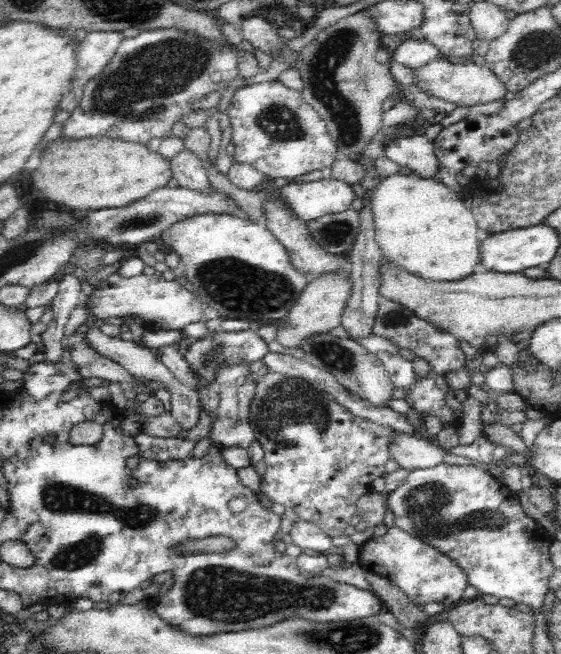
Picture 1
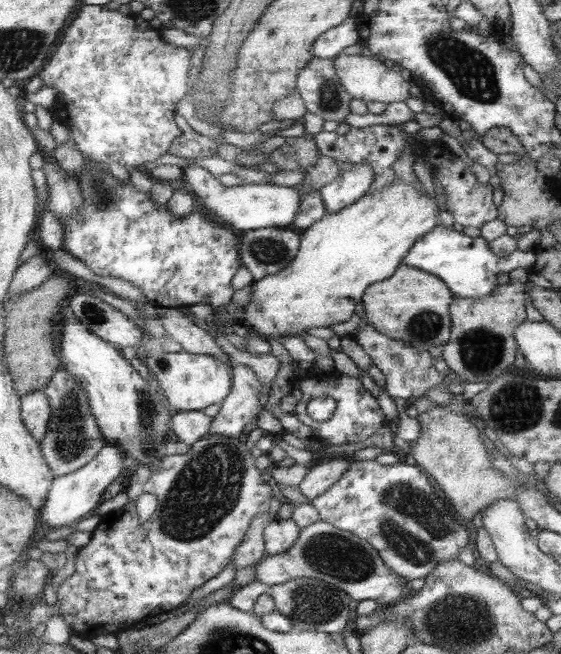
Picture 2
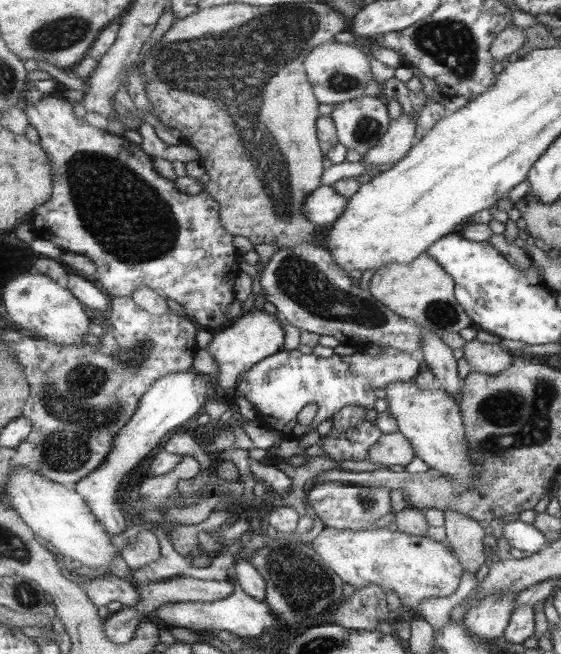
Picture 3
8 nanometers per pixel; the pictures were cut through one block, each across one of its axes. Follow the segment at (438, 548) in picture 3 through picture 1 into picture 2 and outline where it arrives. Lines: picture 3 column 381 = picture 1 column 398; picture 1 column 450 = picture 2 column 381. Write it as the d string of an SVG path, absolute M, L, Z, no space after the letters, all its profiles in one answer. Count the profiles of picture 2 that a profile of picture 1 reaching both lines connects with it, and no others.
M325 520L303 528L301 538L289 552L263 558L263 562L255 566L255 574L257 582L265 582L269 586L281 586L299 578L321 580L329 586L347 590L349 596L357 602L375 600L383 608L407 600L415 594L413 590L405 588L407 580L403 580L401 576L397 576L397 572L385 566L385 558L381 558L379 550L371 542L363 540L361 536L355 536L353 532L341 530Z

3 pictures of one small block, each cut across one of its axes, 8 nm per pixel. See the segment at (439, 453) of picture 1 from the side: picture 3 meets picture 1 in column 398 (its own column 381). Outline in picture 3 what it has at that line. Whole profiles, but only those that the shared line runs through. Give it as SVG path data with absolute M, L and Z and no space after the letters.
M385 434L381 442L373 448L373 454L369 454L371 464L383 464L385 468L391 466L405 466L411 464L411 460L417 456L413 444L401 434Z

